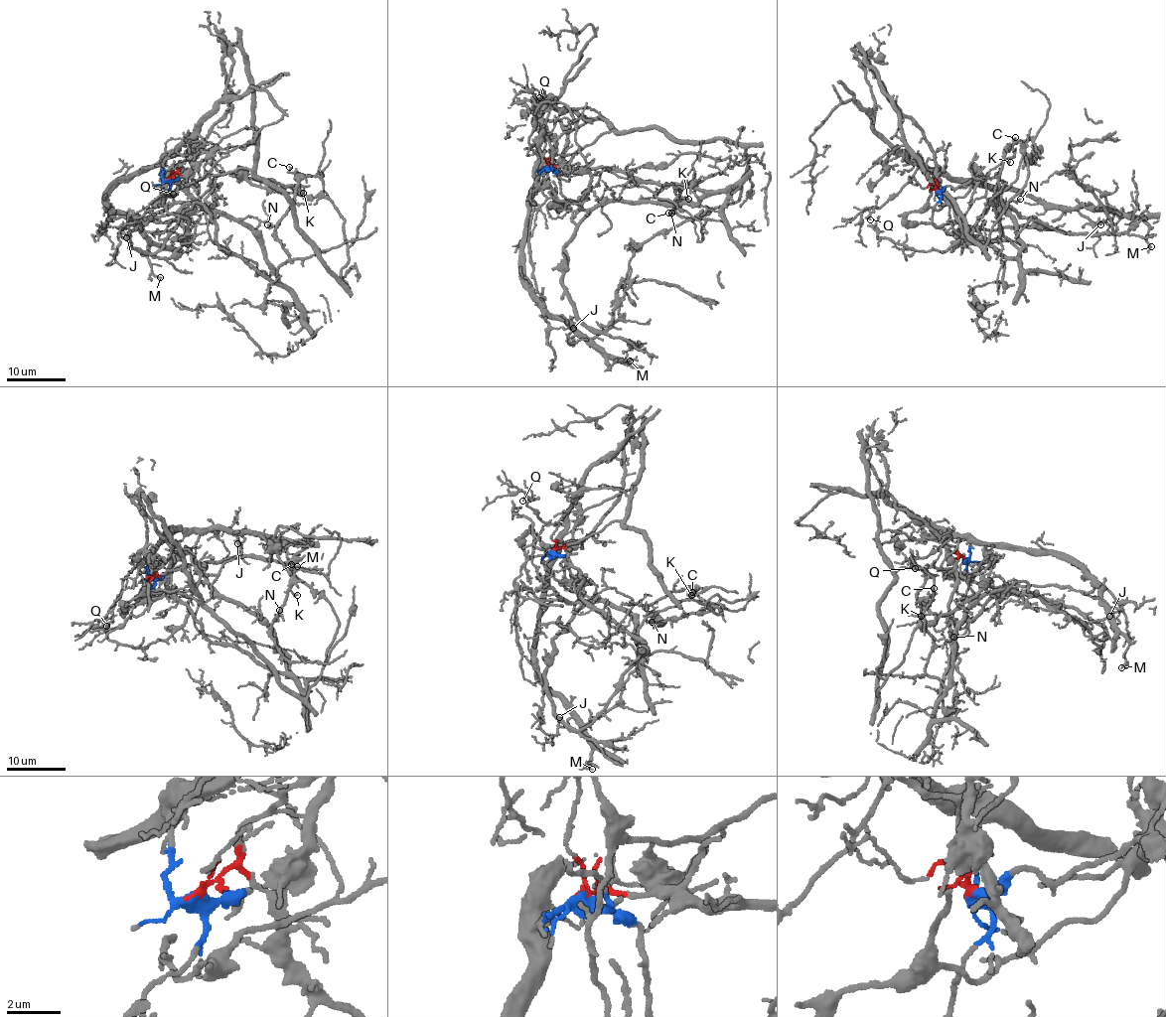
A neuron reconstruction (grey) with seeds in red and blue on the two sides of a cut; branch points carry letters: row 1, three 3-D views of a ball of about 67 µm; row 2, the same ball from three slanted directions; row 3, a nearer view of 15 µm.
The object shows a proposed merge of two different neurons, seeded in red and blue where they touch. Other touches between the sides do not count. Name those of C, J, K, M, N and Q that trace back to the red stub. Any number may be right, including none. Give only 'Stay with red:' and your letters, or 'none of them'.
Stay with red: C, K, N

